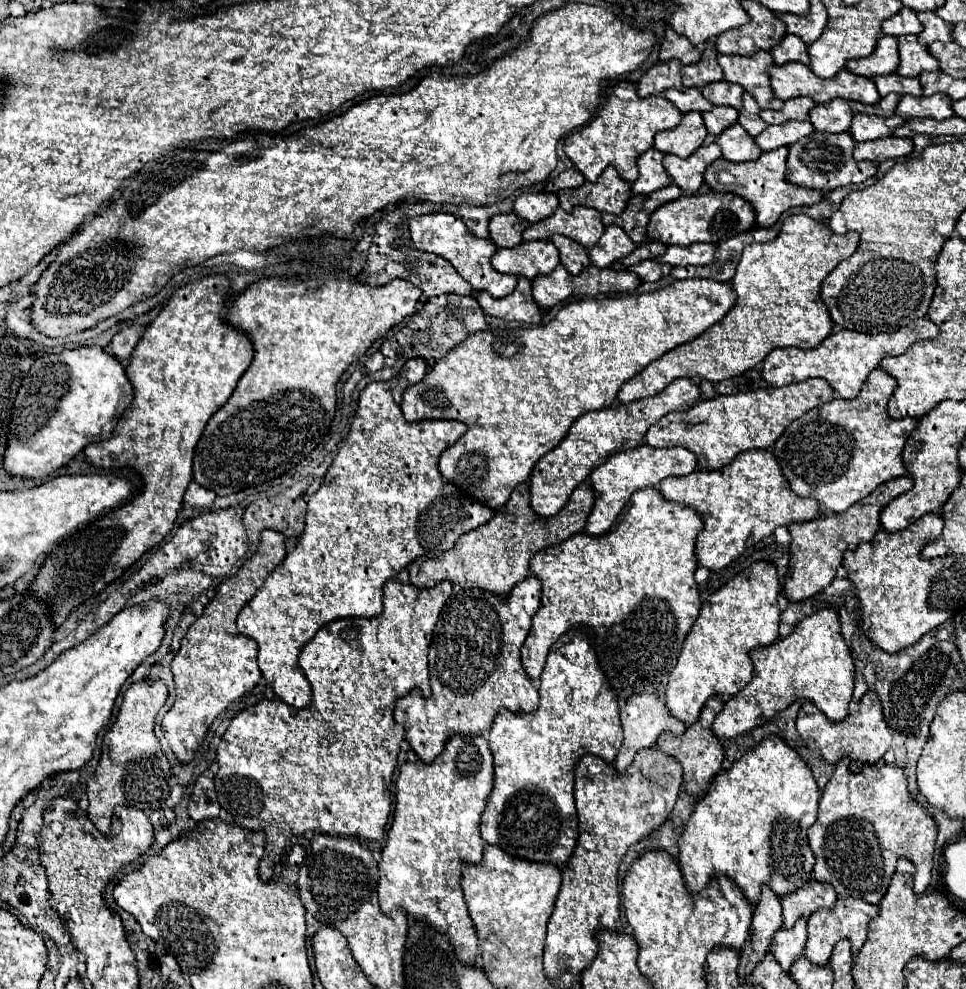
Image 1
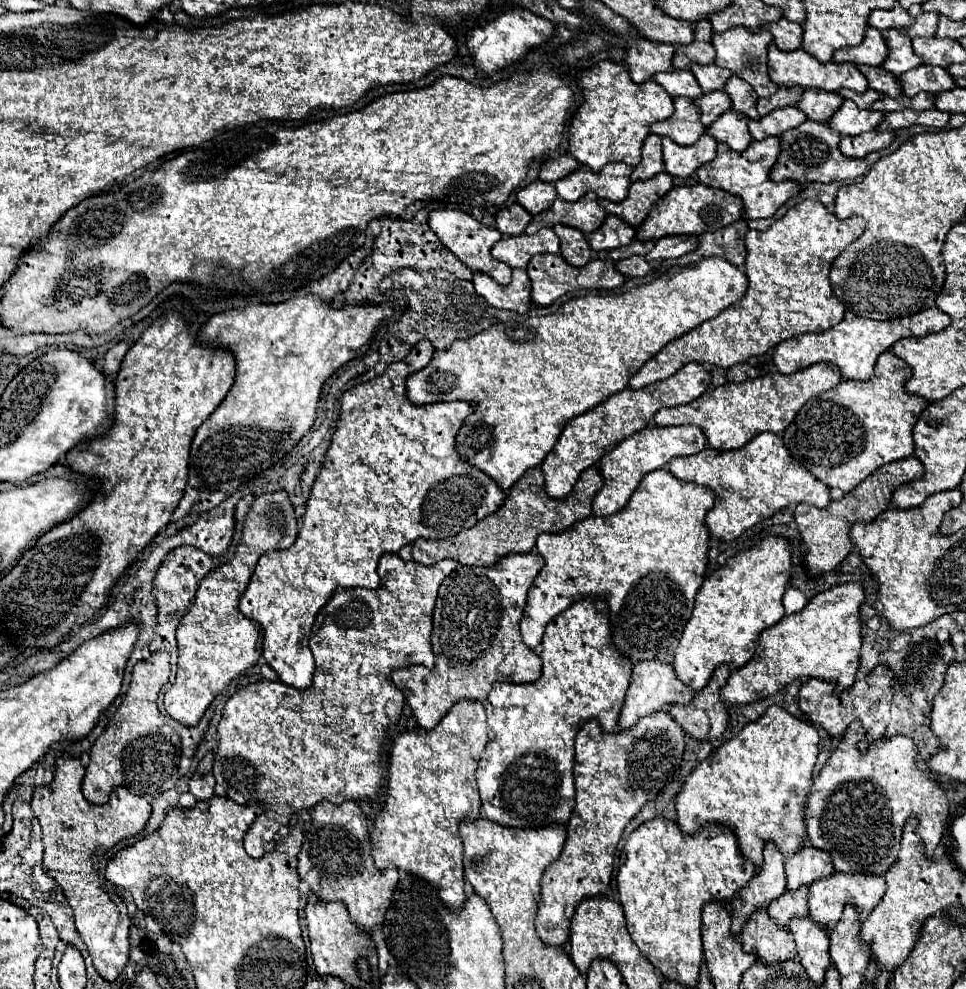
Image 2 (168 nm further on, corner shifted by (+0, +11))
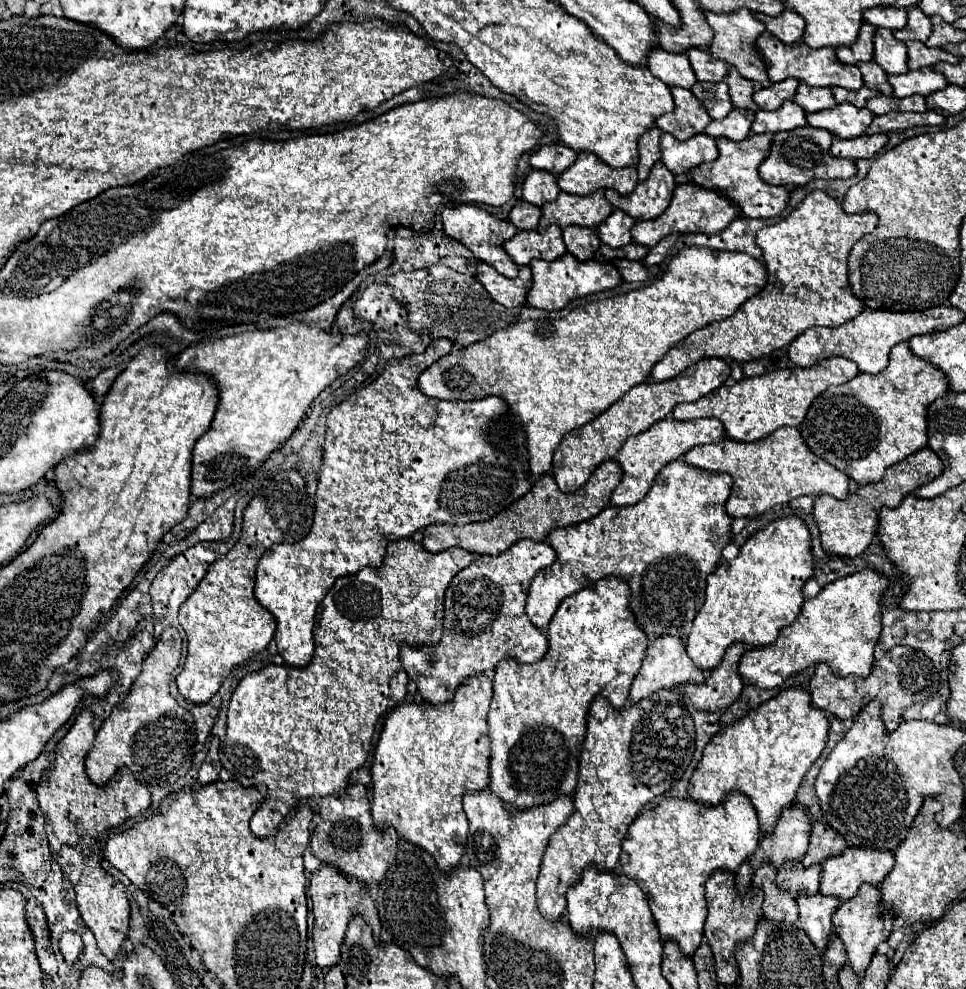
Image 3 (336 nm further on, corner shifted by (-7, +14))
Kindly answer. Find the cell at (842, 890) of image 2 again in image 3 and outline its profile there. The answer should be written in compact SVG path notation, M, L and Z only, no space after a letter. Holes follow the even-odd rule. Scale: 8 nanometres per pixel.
M848 848L840 856L828 858L822 864L822 878L820 878L820 894L824 896L836 896L842 902L854 898L858 888L862 884L872 884L880 888L884 878L890 874L894 868L894 854L892 852L878 852L870 848Z

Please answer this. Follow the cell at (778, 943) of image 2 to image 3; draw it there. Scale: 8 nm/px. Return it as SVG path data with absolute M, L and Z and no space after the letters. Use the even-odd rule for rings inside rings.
M762 864L756 874L762 880L762 892L764 892L764 918L772 922L784 922L784 924L796 924L798 922L798 904L788 894L782 892L776 886L776 868L770 864Z

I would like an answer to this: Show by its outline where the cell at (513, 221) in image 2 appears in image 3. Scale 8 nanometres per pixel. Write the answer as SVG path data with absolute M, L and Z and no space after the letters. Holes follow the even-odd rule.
M520 200L512 210L510 210L510 222L518 230L536 230L540 220L540 208L534 204L528 204Z

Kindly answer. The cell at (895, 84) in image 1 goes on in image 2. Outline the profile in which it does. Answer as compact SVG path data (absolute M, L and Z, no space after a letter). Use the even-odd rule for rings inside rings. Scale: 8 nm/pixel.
M859 65L857 67L869 81L869 89L875 89L883 95L889 97L899 97L901 95L901 87L897 83L895 75L889 75L883 67L869 67L869 65Z

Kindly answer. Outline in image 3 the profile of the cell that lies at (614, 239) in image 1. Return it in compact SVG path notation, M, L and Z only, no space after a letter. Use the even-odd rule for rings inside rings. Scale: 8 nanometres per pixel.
M614 210L600 226L598 226L598 236L604 244L608 244L610 248L622 248L628 246L632 242L632 226L636 224L636 220L632 216L628 216L622 210Z

